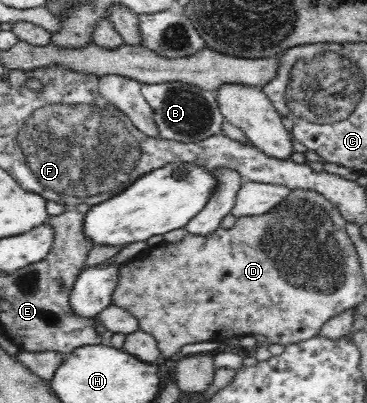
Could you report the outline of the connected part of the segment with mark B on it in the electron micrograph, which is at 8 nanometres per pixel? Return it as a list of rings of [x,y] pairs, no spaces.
[[[183,82],[142,84],[142,94],[153,111],[153,121],[163,139],[182,143],[199,142],[201,139],[221,134],[221,124],[225,122],[219,110],[216,94]]]

